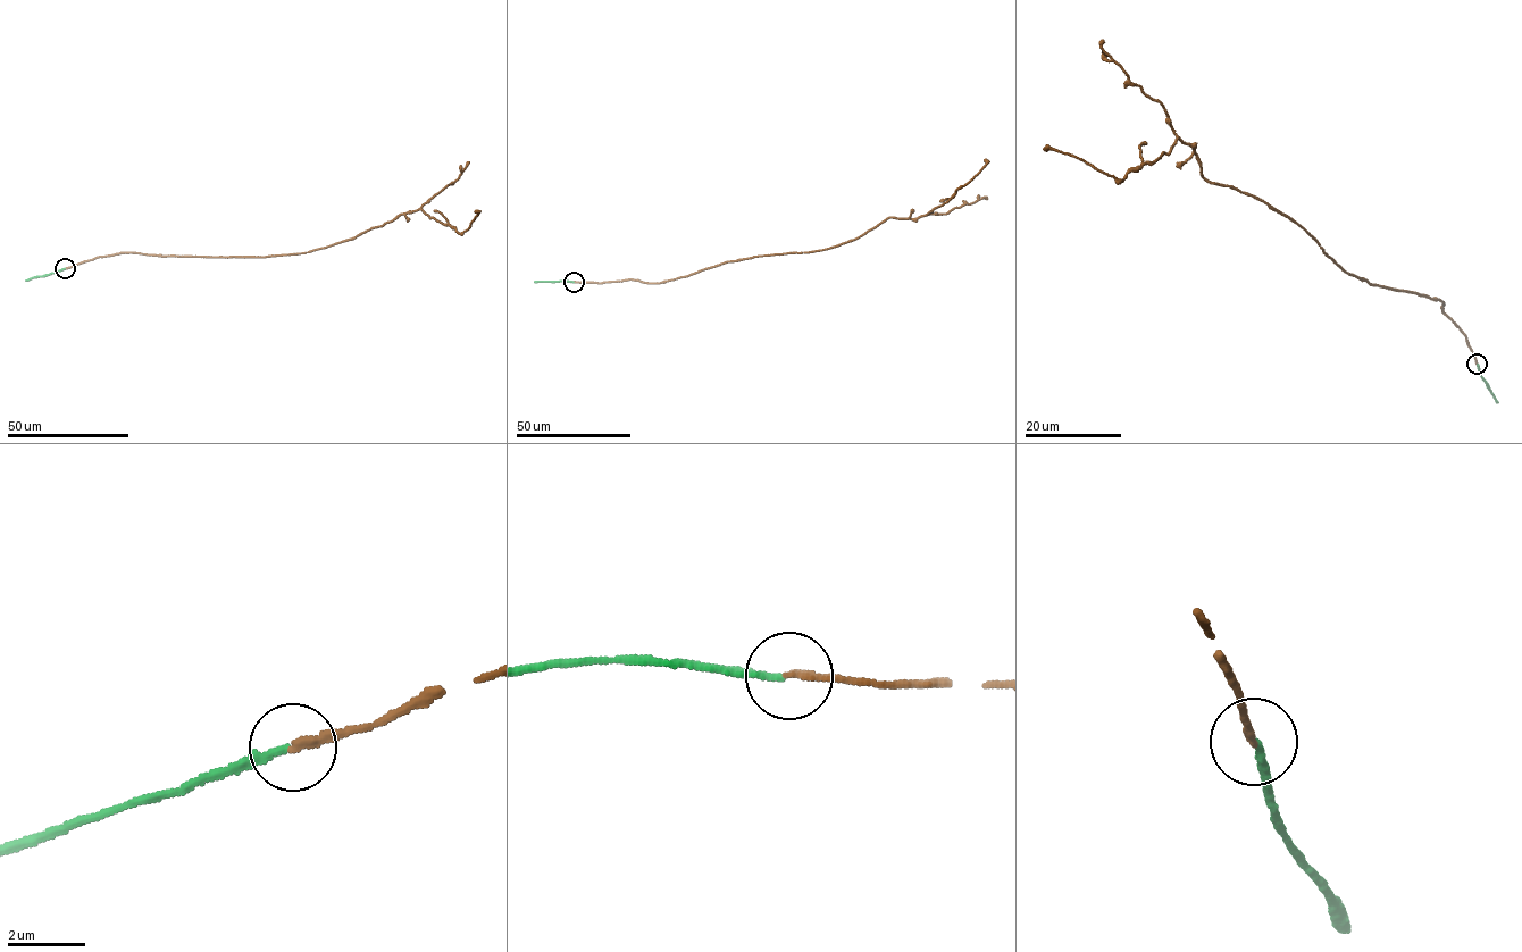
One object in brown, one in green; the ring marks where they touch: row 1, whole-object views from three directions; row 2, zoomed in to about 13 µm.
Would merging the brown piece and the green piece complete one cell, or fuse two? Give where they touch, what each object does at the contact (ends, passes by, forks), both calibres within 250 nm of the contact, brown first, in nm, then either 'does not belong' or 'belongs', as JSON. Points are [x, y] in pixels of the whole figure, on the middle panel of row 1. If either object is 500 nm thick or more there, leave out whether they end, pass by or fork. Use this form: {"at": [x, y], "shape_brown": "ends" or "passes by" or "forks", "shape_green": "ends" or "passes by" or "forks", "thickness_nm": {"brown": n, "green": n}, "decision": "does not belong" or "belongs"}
{"at": [574, 282], "shape_brown": "ends", "shape_green": "ends", "thickness_nm": {"brown": 190, "green": 180}, "decision": "does not belong"}

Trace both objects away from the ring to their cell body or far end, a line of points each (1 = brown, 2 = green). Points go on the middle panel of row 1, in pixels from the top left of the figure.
1: (574, 282), (665, 282), (727, 261), (835, 247), (889, 217), (925, 215), (953, 198), (984, 166), (985, 159)
2: (573, 282), (535, 282)

